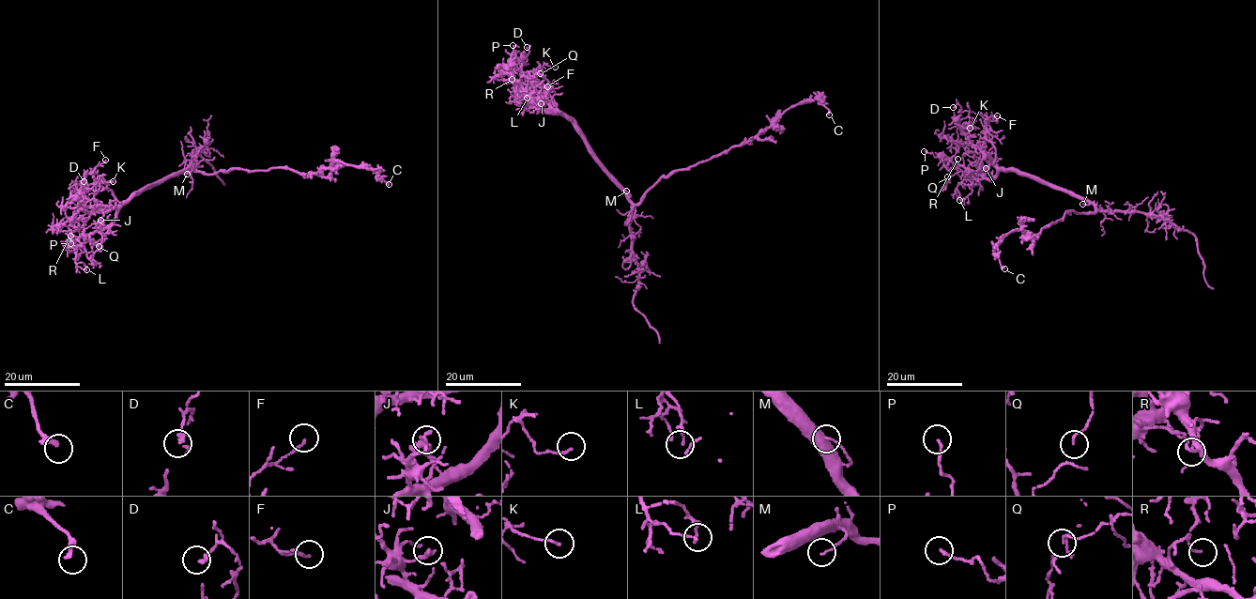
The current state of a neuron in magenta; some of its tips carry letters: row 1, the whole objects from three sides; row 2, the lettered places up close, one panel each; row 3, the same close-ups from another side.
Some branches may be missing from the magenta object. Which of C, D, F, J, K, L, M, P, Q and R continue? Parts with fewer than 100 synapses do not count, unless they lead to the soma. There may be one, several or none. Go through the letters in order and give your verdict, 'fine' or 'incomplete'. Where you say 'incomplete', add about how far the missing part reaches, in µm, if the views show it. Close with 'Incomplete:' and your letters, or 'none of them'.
C: fine
D: fine
F: fine
J: fine
K: fine
L: fine
M: fine
P: fine
Q: fine
R: fine
Incomplete: none of them

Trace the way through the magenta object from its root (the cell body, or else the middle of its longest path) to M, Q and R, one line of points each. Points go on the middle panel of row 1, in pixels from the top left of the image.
M: (640, 200), (633, 204), (629, 199), (630, 193), (626, 191)
Q: (640, 200), (633, 204), (627, 192), (597, 160), (576, 126), (566, 116), (542, 107), (543, 77), (540, 73)
R: (640, 200), (633, 204), (576, 126), (566, 116), (545, 110), (514, 80), (513, 72), (512, 79)

